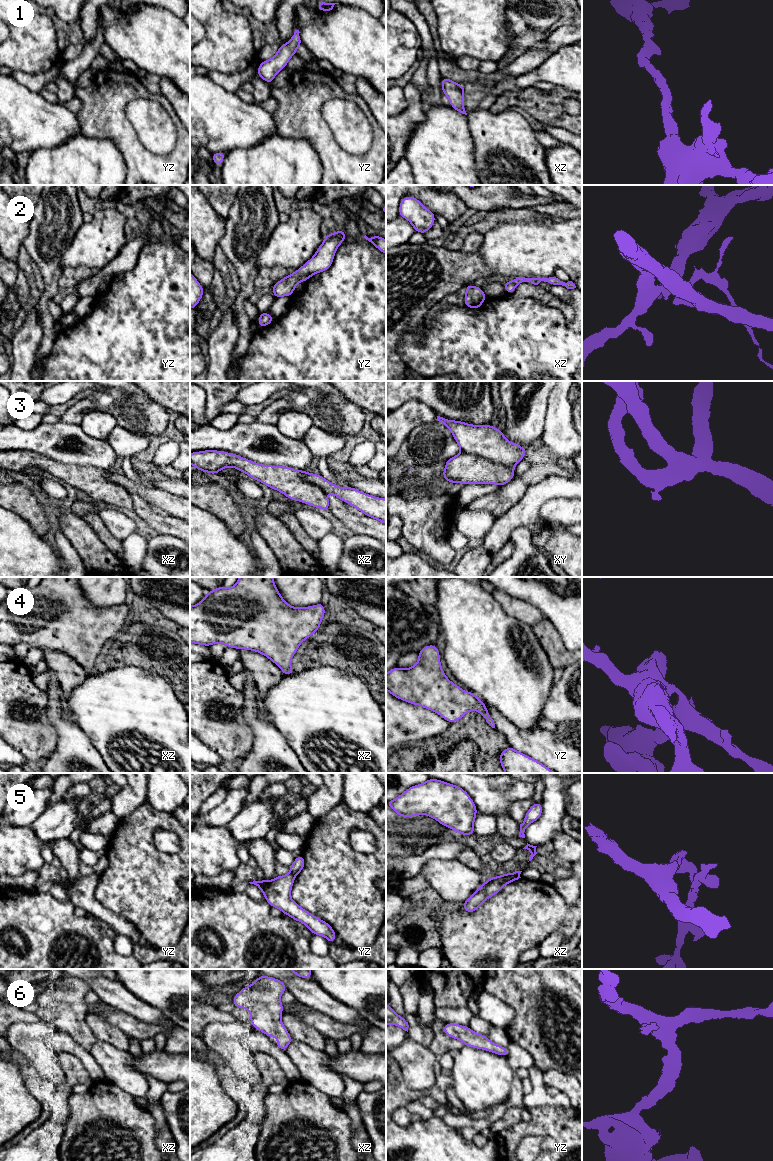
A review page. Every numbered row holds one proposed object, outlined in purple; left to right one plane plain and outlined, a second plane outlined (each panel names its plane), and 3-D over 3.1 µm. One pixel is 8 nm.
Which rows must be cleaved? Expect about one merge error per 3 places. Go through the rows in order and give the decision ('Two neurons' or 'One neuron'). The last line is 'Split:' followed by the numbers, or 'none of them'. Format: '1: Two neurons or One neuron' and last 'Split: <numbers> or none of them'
1: One neuron
2: One neuron
3: One neuron
4: One neuron
5: Two neurons
6: One neuron
Split: 5

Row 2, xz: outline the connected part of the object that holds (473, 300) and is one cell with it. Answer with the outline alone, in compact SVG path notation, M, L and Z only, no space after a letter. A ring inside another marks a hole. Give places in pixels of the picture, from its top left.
M472 284L464 286L466 294L464 297L464 305L471 309L479 309L483 302L487 299L481 287Z

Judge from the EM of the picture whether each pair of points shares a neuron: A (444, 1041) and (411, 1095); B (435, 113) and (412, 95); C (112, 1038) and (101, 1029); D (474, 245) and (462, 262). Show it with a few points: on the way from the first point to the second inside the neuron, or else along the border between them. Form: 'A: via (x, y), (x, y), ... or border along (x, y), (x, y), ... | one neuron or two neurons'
A: via (438, 1059), (439, 1084), (429, 1092) | one neuron
B: border along (425, 112), (425, 118), (412, 132) | two neurons
C: via (109, 1035), (104, 1032) | one neuron
D: border along (460, 249), (465, 252), (477, 251) | two neurons

